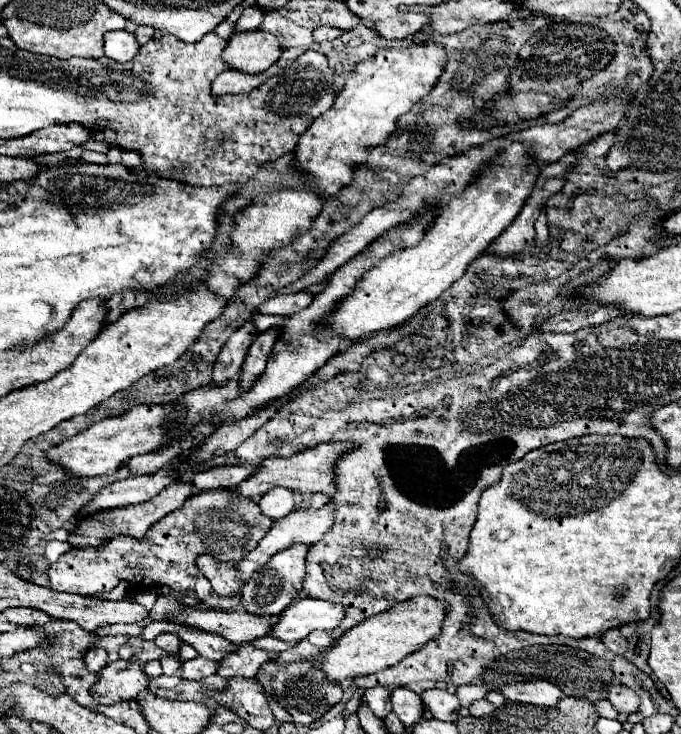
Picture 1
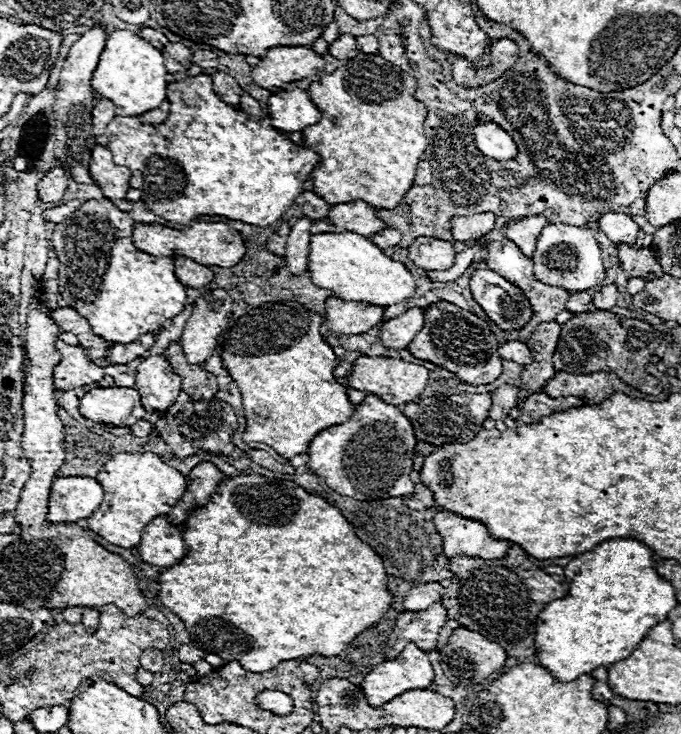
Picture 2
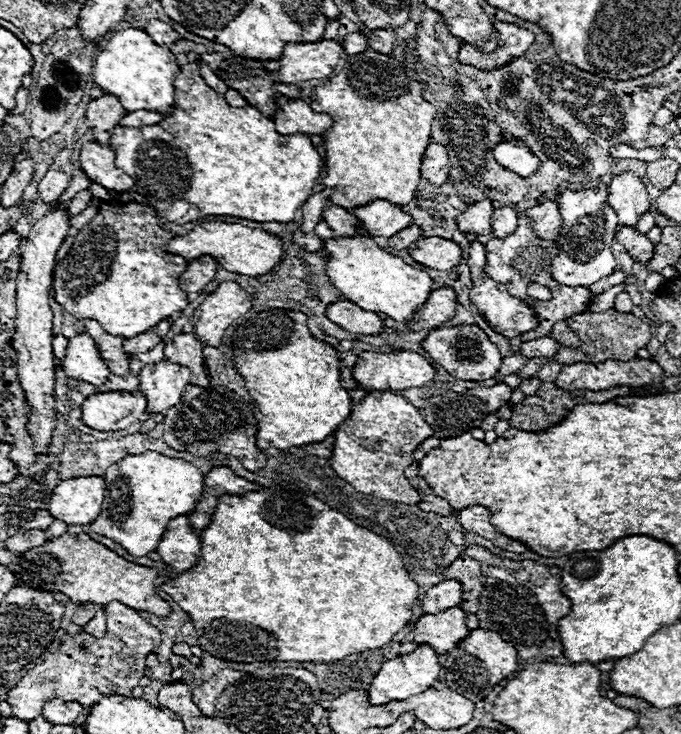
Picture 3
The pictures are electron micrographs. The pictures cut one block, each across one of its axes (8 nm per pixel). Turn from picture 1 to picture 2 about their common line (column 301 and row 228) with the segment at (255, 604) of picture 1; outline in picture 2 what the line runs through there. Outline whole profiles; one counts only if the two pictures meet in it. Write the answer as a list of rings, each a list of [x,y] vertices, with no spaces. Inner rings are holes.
[[[548,224],[538,238],[538,246],[536,246],[536,252],[532,254],[532,260],[534,260],[534,276],[540,282],[548,286],[560,286],[568,292],[582,292],[582,290],[594,288],[602,284],[606,276],[602,252],[592,228]]]

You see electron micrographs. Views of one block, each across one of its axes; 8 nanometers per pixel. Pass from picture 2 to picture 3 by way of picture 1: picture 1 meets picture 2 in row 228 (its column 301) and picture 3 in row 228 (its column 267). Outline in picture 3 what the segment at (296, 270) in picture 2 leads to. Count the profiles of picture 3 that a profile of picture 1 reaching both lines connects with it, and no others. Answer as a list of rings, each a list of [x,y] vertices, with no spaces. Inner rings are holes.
[[[324,188],[320,192],[316,192],[314,196],[310,196],[310,200],[306,200],[306,204],[302,206],[302,226],[300,230],[302,232],[312,232],[314,226],[322,220],[322,212],[324,212],[324,206],[328,204],[328,198],[332,196],[334,188]]]

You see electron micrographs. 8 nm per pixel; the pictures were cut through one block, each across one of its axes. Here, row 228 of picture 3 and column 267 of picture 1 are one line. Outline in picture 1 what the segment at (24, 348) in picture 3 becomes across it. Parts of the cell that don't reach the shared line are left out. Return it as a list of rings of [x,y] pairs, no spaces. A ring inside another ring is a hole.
[[[252,30],[252,32],[236,32],[228,42],[222,58],[234,70],[258,74],[270,68],[280,58],[280,54],[282,50],[278,38],[272,32]]]

